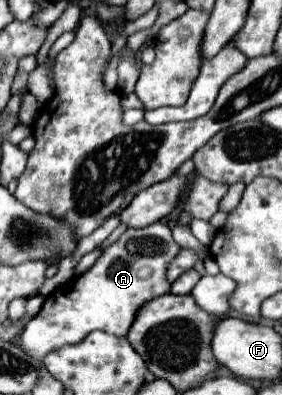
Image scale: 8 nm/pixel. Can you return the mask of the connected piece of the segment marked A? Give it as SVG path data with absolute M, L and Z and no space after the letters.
M162 222L138 230L128 228L110 248L102 252L88 272L68 280L46 296L42 310L22 330L18 346L28 356L42 360L50 354L50 350L78 344L94 330L126 336L134 322L136 310L144 302L170 292L166 266L178 250L178 244L172 240L172 230Z

